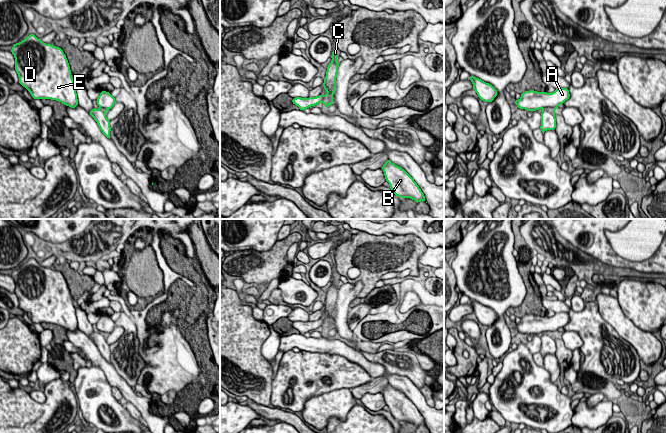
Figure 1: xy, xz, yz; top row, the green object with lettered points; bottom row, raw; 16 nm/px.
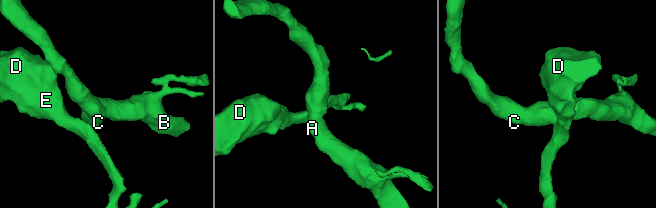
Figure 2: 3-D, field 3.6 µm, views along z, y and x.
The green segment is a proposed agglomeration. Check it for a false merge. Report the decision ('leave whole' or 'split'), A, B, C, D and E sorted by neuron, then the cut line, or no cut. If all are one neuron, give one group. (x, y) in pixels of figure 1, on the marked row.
split; groups A B C / D E; cut yz (544, 108), (553, 110)

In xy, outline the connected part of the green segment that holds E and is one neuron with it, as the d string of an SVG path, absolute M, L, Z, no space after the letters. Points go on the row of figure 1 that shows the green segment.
M30 34L21 42L14 44L10 51L15 58L14 69L18 73L19 83L34 99L56 100L71 108L79 105L70 66L61 48L43 43L34 34Z

